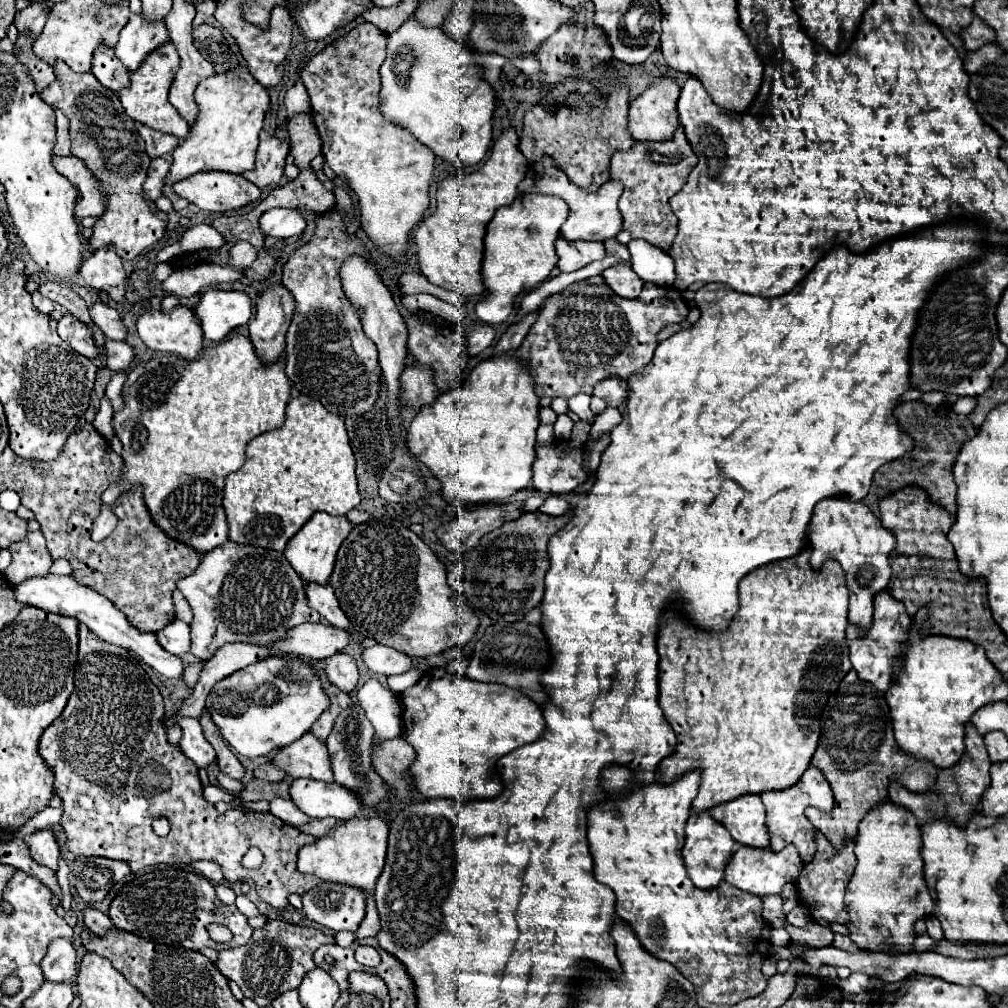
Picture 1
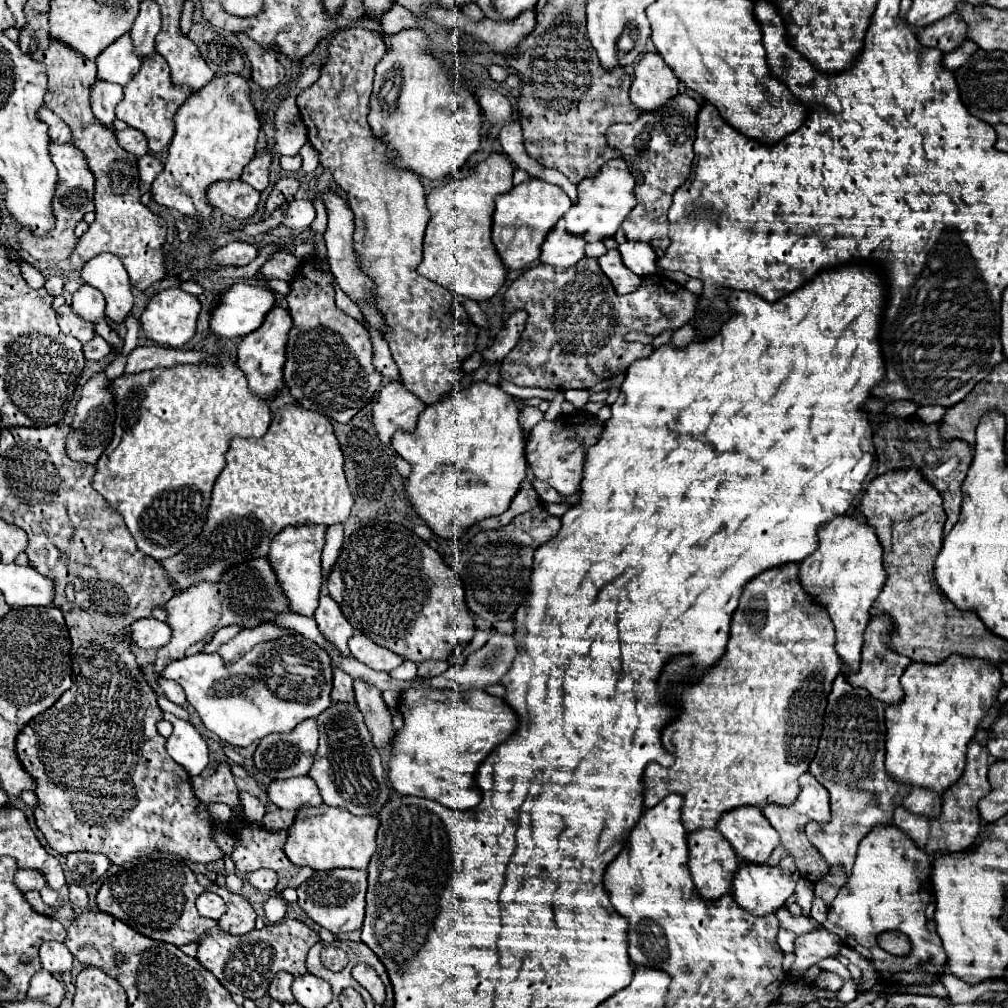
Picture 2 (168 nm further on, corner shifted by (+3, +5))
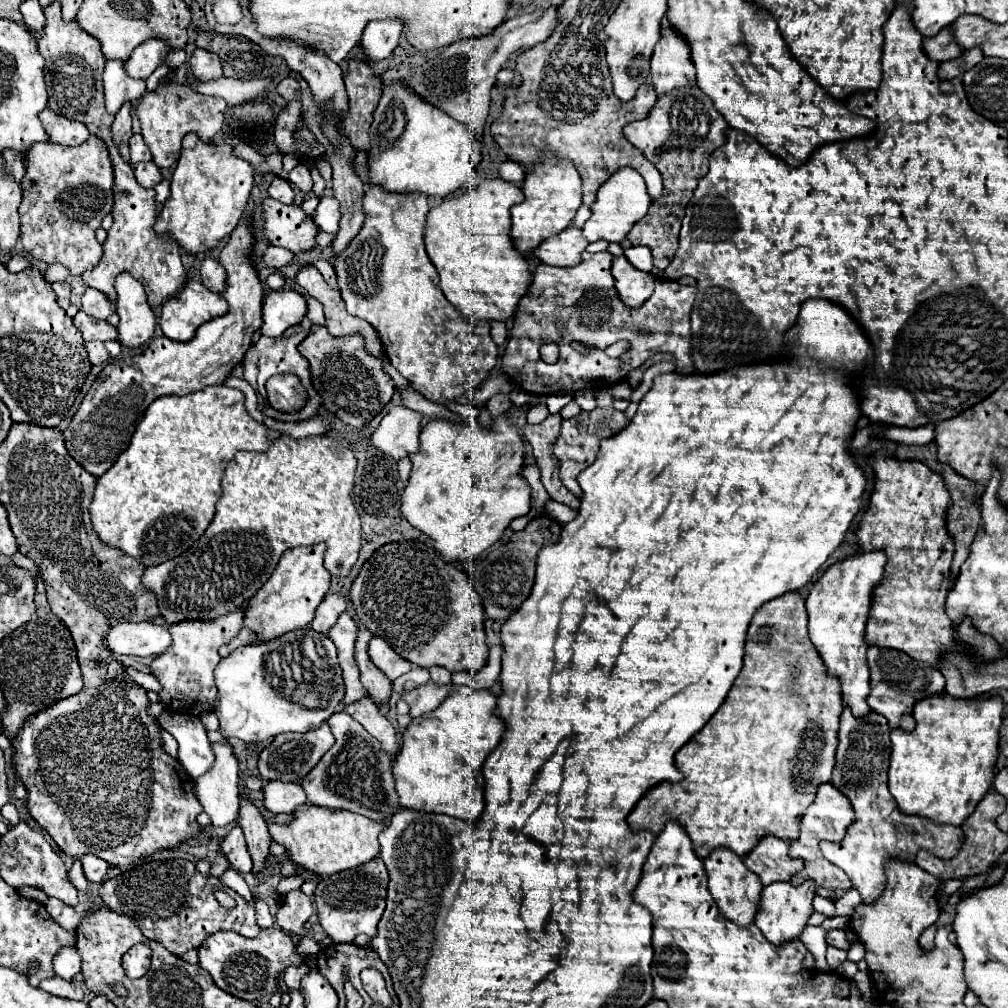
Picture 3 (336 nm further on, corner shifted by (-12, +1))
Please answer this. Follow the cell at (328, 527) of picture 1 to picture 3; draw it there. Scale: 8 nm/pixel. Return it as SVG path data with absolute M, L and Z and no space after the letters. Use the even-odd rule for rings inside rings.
M324 543L288 549L280 557L272 577L258 589L256 597L250 599L248 613L244 617L246 627L258 633L258 637L264 641L280 637L294 629L308 627L308 623L314 621L318 605L330 589L330 573L324 567L324 551Z

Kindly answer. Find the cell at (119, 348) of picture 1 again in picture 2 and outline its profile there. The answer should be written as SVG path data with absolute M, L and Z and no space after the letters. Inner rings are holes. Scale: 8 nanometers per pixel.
M95 335L89 343L83 345L83 355L87 361L99 361L109 353L111 353L111 345L101 335Z

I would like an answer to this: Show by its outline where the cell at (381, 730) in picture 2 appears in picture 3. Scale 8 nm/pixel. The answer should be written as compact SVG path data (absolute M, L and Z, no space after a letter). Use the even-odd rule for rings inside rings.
M364 627L358 631L356 663L360 667L360 681L376 705L386 705L392 695L392 681L388 677L384 677L384 673L380 673L380 669L376 669L368 657L370 637L372 635Z

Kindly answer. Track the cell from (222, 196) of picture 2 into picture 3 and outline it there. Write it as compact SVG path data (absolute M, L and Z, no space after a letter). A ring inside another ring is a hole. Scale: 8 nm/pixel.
M266 197L262 199L262 213L270 245L286 247L294 253L308 251L316 245L314 237L320 229L298 205L284 205L272 197Z

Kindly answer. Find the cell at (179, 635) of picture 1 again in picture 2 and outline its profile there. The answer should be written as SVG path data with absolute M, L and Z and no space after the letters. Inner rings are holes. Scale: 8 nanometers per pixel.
M149 617L149 619L135 621L129 629L123 629L121 633L115 633L113 643L121 643L123 639L129 639L133 645L137 645L141 649L159 649L169 643L171 633L169 633L167 623L161 623L153 617Z

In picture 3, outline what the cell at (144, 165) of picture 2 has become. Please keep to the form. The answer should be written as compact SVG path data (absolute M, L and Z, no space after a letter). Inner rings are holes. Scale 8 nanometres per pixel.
M154 161L138 163L138 165L134 167L134 173L136 173L136 177L138 177L140 185L144 185L146 189L156 187L156 185L164 179L164 177L162 177L162 173L160 173L160 169L154 165Z

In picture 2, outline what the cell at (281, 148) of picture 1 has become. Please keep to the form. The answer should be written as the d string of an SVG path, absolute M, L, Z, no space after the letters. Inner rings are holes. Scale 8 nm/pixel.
M259 153L251 159L247 169L241 175L241 181L249 183L257 191L265 191L269 185L269 163L271 163L271 153Z

